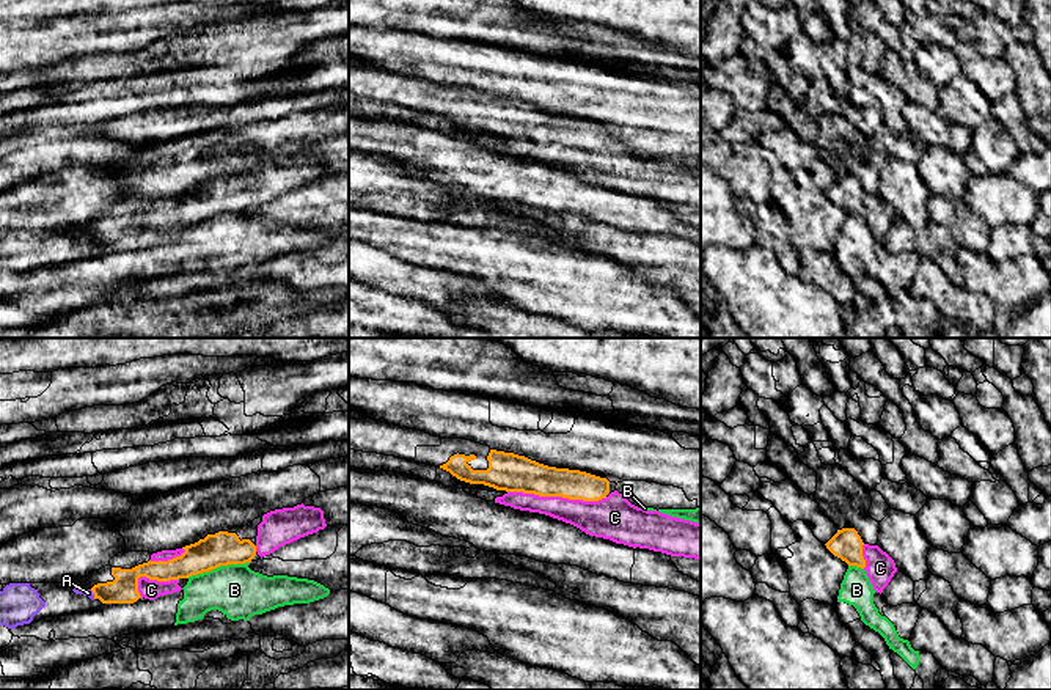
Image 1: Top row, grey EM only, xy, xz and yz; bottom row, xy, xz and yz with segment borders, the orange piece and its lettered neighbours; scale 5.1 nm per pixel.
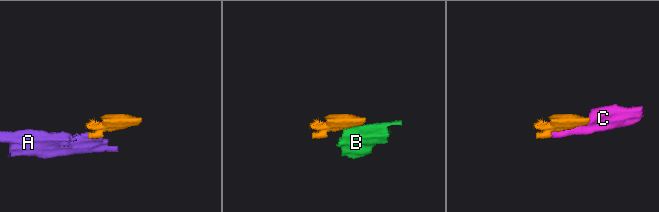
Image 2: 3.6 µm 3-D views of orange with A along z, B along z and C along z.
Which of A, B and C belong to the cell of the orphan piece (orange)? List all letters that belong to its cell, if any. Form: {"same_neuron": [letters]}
{"same_neuron": ["C"]}

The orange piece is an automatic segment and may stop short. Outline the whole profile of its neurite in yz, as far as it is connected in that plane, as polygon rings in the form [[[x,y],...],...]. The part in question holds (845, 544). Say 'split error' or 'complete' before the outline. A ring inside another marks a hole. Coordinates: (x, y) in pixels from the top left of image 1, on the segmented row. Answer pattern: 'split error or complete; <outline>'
split error; [[[855,528],[837,530],[825,545],[848,566],[864,569],[873,589],[880,594],[897,572],[894,560],[878,545],[864,544]]]

